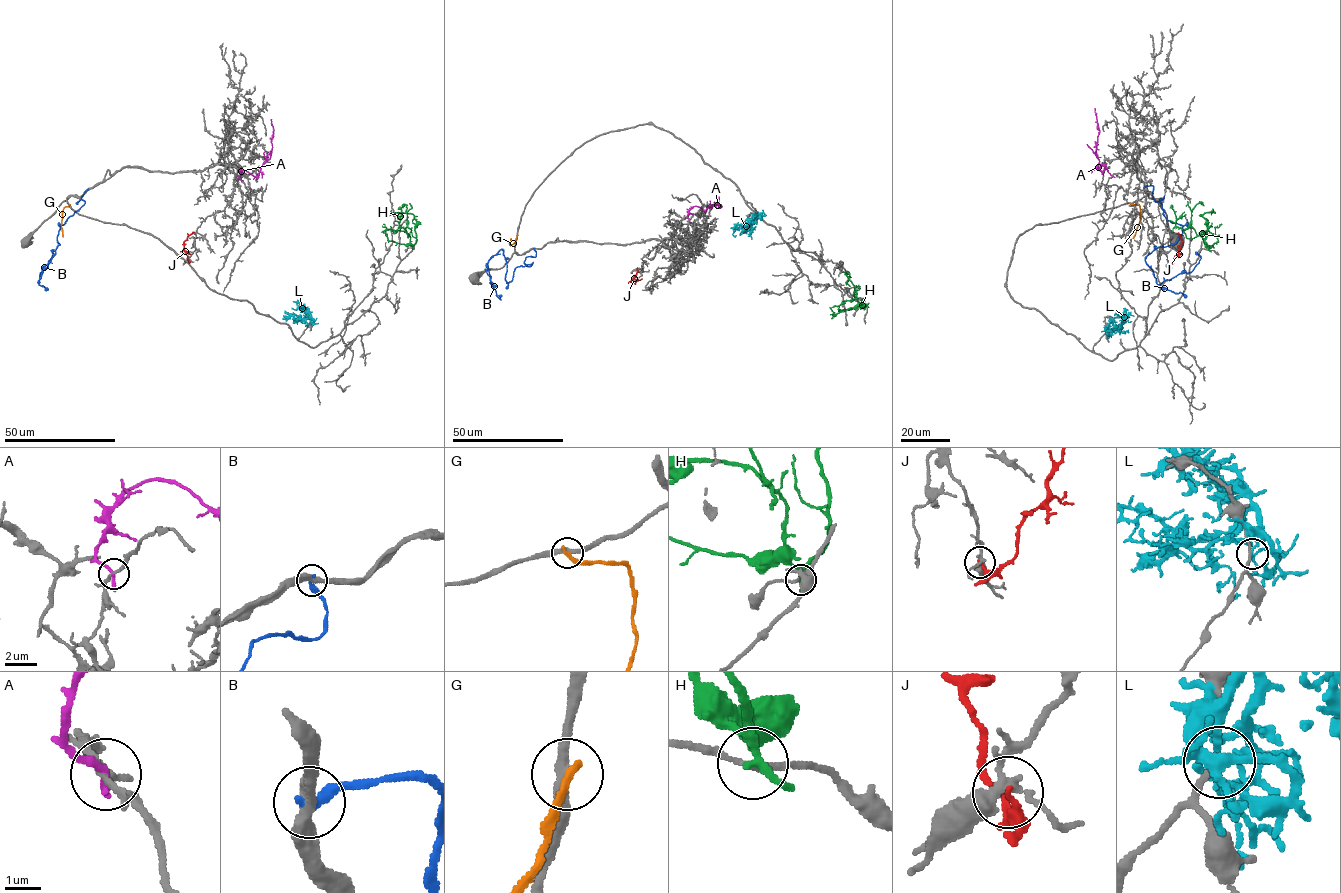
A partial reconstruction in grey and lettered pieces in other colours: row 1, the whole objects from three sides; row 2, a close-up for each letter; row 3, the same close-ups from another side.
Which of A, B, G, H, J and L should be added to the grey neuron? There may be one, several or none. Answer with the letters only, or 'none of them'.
none of them

